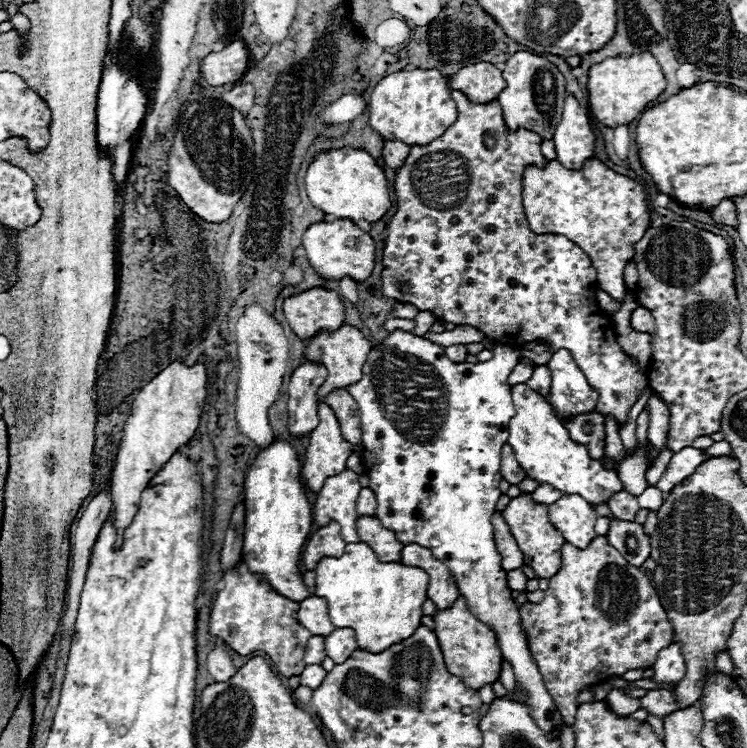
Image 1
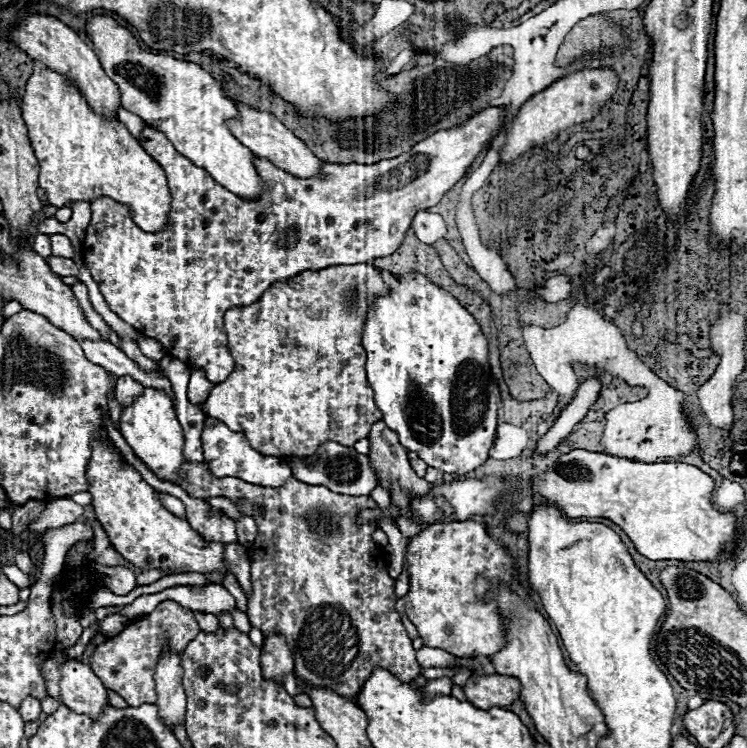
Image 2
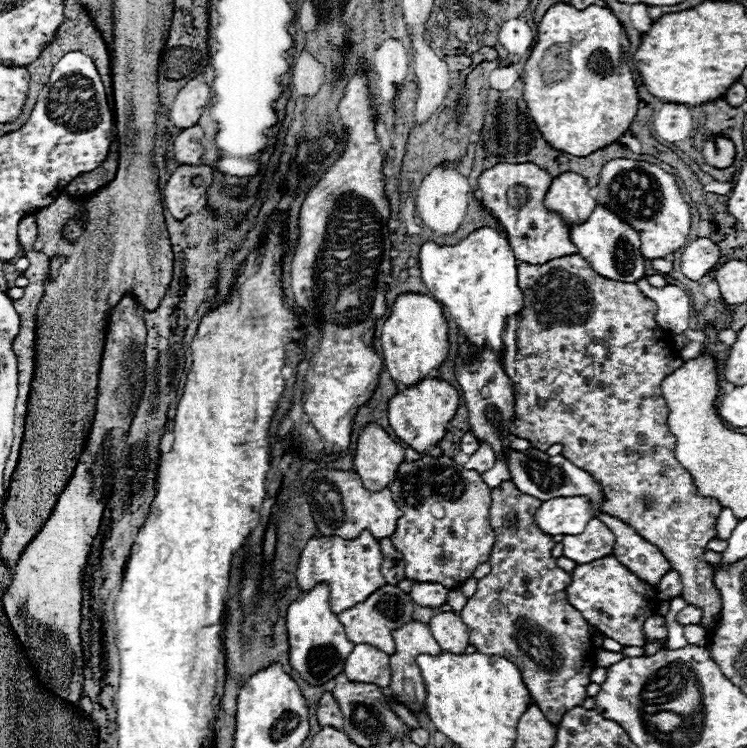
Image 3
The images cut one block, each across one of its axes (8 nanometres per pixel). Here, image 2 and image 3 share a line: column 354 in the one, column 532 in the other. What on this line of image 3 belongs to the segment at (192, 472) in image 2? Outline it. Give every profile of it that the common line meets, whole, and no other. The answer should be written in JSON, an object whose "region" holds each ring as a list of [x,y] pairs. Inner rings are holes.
{"region":[[[502,484],[502,488],[492,490],[490,524],[496,532],[496,544],[488,558],[492,570],[488,576],[478,580],[478,590],[472,598],[468,598],[460,618],[470,628],[470,644],[474,644],[482,654],[496,654],[512,660],[520,668],[522,680],[530,690],[534,704],[552,724],[558,724],[568,710],[580,706],[586,698],[590,672],[596,668],[596,646],[592,642],[590,624],[568,602],[566,588],[570,586],[572,576],[558,568],[556,558],[552,558],[552,536],[540,532],[534,524],[534,512],[540,504],[542,500],[522,494],[514,484]]]}

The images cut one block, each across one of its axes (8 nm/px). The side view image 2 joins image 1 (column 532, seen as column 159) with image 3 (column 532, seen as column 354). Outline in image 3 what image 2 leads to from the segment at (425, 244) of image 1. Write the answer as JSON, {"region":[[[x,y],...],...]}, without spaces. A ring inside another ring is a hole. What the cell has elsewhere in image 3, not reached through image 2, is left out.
{"region":[[[496,164],[488,168],[478,178],[478,190],[482,194],[482,204],[494,212],[498,222],[508,234],[510,248],[518,262],[546,264],[548,260],[576,254],[576,246],[570,240],[570,230],[544,206],[544,196],[552,184],[552,176],[536,164]]]}

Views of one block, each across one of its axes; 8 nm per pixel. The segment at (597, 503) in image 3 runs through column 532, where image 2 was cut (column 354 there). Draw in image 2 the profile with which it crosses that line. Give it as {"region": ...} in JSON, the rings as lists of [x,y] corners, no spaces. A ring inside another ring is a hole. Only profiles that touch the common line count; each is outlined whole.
{"region":[[[326,442],[316,452],[316,462],[306,466],[304,458],[286,458],[288,466],[294,472],[294,478],[312,484],[312,486],[326,486],[332,492],[346,494],[346,496],[370,496],[370,492],[378,486],[378,476],[370,466],[370,458],[366,454],[358,454],[354,448],[346,448],[338,442]]]}

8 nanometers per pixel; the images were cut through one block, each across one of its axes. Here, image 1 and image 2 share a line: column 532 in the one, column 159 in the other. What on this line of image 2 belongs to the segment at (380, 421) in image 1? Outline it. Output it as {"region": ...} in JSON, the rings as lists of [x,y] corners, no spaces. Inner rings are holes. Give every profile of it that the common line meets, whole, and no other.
{"region":[[[164,652],[156,666],[156,692],[158,692],[158,716],[160,720],[174,730],[178,724],[186,720],[186,694],[182,686],[182,666],[180,654]]]}

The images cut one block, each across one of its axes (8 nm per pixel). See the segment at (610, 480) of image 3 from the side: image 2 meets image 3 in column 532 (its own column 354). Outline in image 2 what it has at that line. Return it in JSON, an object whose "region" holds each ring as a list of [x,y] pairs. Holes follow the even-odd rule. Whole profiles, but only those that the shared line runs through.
{"region":[[[352,264],[352,266],[324,268],[322,272],[302,272],[302,274],[294,276],[294,280],[286,280],[286,284],[274,284],[274,288],[266,290],[258,302],[254,302],[250,306],[242,306],[242,308],[230,308],[224,316],[224,328],[226,328],[226,336],[228,336],[228,350],[230,350],[236,366],[234,366],[234,372],[212,390],[208,400],[202,404],[202,412],[206,416],[214,416],[214,418],[222,420],[234,432],[244,432],[254,450],[258,450],[266,456],[278,456],[278,458],[312,456],[318,450],[318,446],[322,446],[328,440],[338,442],[342,446],[354,446],[358,440],[368,438],[374,422],[382,420],[382,412],[378,412],[372,392],[370,392],[370,384],[366,380],[366,370],[364,370],[366,350],[362,348],[362,330],[366,324],[366,314],[368,314],[374,298],[378,294],[384,296],[388,292],[390,292],[390,286],[384,282],[380,270],[374,264]]]}

